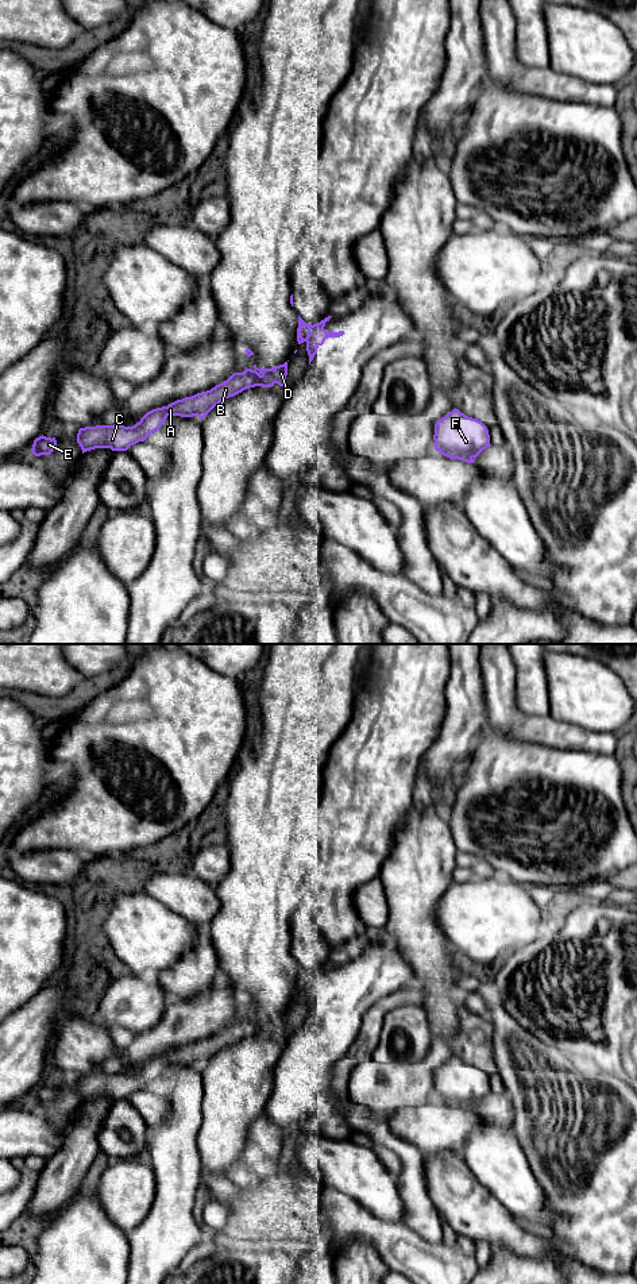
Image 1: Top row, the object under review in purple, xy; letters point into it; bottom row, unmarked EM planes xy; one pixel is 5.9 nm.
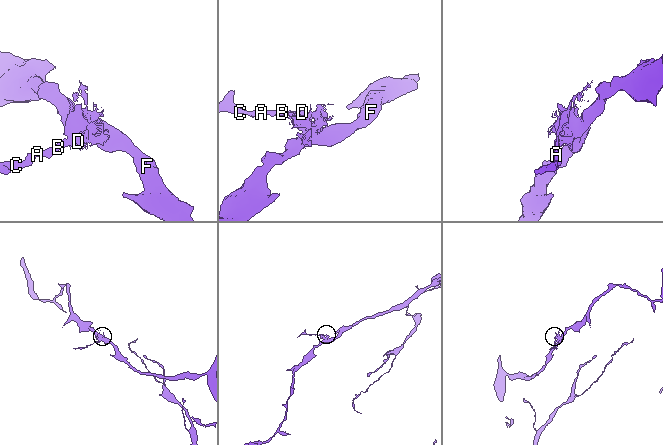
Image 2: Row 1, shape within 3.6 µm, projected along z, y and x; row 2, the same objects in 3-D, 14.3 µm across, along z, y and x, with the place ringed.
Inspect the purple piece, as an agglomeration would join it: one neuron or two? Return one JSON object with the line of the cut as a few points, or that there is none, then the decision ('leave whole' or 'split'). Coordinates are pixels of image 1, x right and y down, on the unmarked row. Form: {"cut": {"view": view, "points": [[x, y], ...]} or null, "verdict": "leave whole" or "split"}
{"cut": {"view": "xy", "points": [[263, 1022], [258, 1033]]}, "verdict": "split"}

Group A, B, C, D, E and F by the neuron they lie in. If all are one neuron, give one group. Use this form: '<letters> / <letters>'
A B C E / D F

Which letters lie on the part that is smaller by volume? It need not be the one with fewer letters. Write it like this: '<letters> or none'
A, B, C, E

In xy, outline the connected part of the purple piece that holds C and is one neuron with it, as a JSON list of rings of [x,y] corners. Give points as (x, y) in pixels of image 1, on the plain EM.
[[[246,1015],[243,1021],[233,1021],[227,1029],[216,1033],[211,1038],[177,1048],[167,1054],[147,1060],[140,1069],[132,1075],[113,1072],[80,1076],[77,1091],[82,1102],[94,1096],[127,1099],[131,1094],[144,1090],[148,1083],[158,1079],[169,1064],[197,1064],[204,1067],[225,1046],[233,1045],[246,1037],[259,1034],[263,1027],[265,1023]]]

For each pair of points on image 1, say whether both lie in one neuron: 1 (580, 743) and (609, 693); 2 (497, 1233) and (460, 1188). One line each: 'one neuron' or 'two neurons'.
1: two neurons
2: one neuron

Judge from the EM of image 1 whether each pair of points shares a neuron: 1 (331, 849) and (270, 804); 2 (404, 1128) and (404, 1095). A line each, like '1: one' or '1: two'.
1: two
2: two

